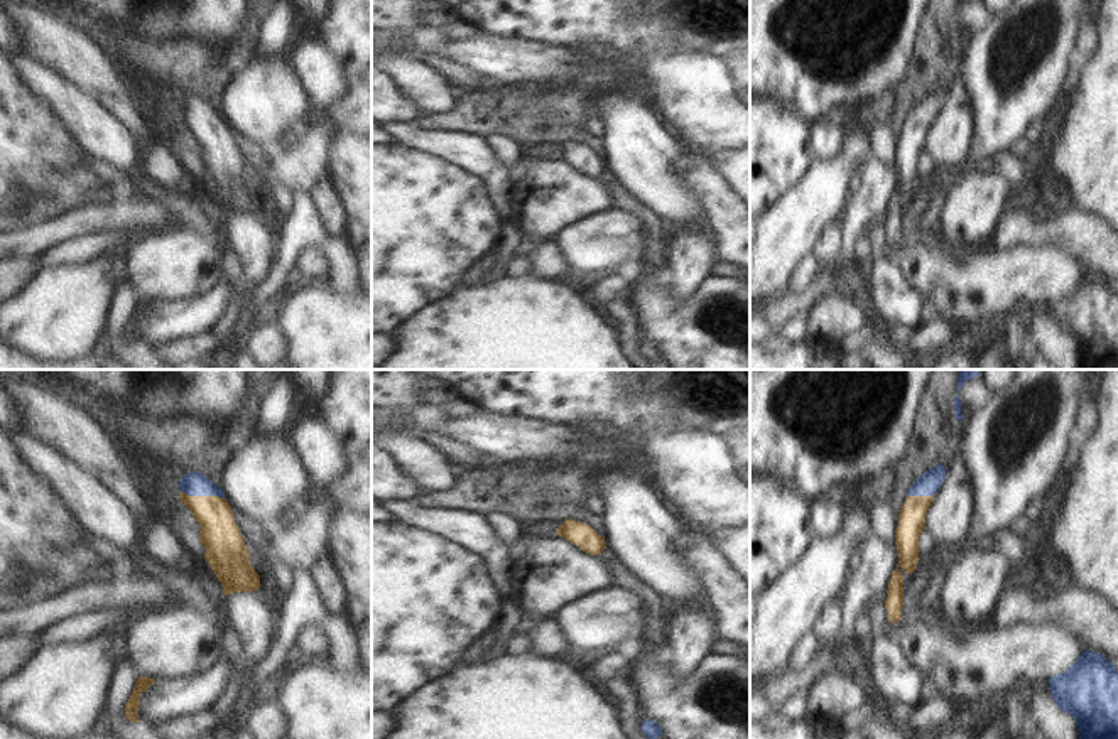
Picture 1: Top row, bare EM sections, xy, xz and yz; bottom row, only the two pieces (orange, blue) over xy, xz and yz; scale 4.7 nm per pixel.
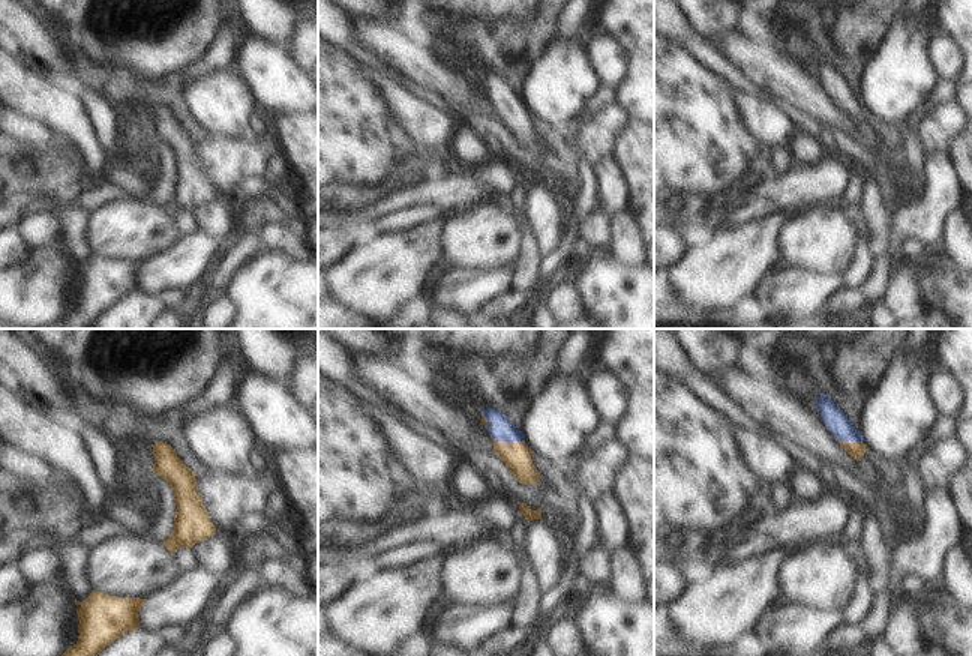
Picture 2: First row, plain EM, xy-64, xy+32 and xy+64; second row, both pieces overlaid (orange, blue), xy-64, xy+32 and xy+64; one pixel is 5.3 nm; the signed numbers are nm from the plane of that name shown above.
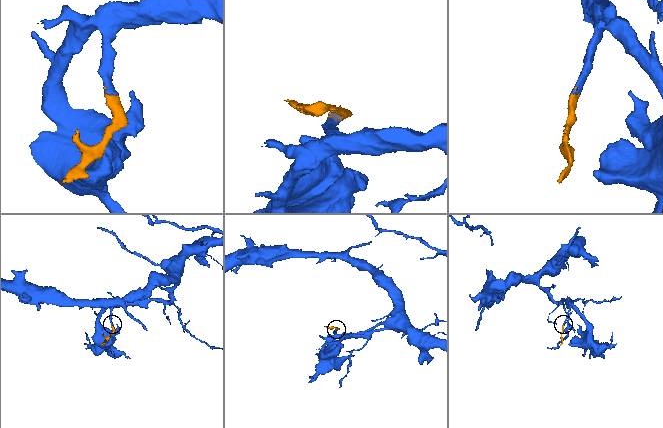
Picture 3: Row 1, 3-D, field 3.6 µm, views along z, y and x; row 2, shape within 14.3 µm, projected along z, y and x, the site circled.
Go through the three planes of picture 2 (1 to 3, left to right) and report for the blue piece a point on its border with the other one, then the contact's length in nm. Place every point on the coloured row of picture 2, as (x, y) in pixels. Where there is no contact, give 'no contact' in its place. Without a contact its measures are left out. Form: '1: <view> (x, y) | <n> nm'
1: no contact
2: xy+32 (509, 442) | 180 nm
3: xy+64 (851, 442) | 130 nm

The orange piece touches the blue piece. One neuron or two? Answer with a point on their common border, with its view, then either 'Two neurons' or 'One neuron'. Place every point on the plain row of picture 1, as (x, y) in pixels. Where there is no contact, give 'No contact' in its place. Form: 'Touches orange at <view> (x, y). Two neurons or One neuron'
Touches orange at xy (203, 118). One neuron

